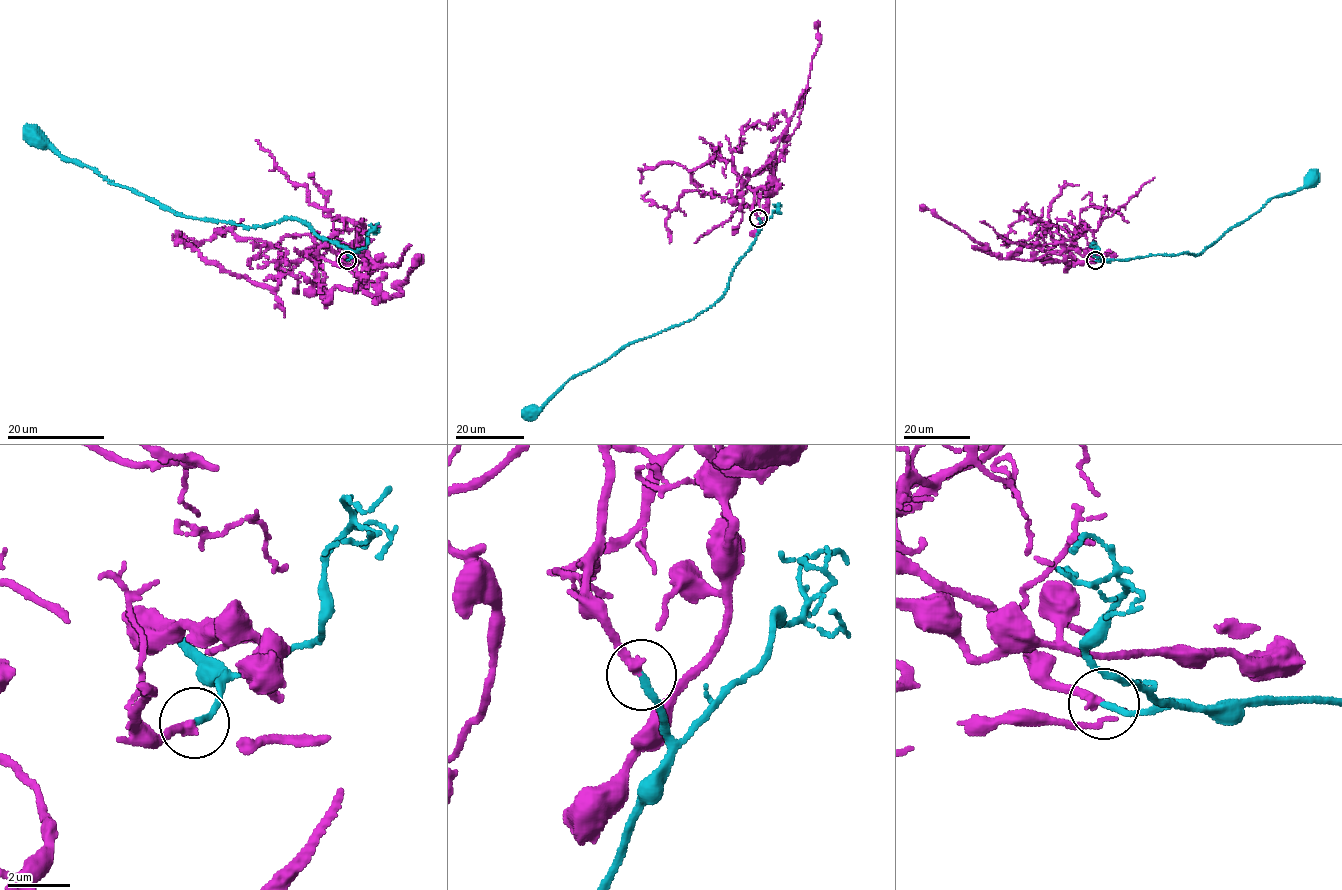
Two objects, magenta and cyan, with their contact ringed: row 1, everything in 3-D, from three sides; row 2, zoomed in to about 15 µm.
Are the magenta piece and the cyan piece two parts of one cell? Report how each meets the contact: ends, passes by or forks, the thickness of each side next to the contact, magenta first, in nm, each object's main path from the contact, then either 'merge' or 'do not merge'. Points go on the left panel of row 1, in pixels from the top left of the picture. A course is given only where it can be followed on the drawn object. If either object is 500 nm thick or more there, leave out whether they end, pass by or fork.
magenta ends; cyan ends; calibres 280 and 220 nm; course magenta (347, 260), (339, 255), (370, 262), (366, 293), (382, 300), (402, 294), (397, 284), (421, 259), (413, 264); course cyan (347, 260), (352, 250), (318, 235), (305, 221), (293, 217), (249, 228), (175, 214), (33, 136); merge

